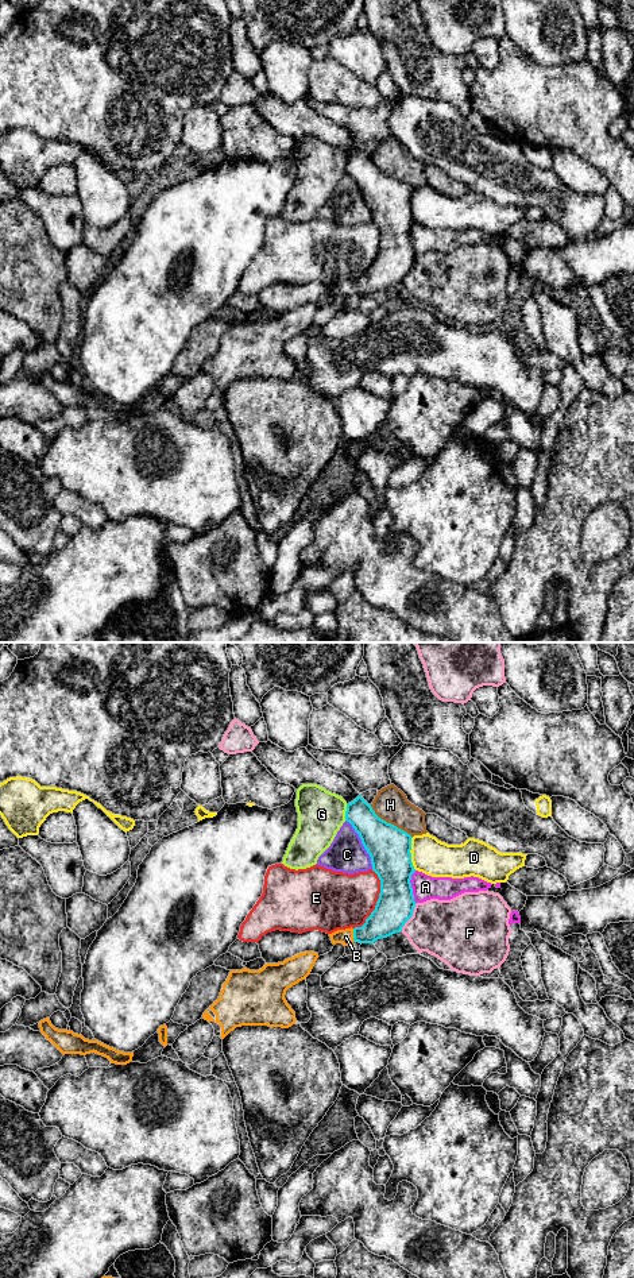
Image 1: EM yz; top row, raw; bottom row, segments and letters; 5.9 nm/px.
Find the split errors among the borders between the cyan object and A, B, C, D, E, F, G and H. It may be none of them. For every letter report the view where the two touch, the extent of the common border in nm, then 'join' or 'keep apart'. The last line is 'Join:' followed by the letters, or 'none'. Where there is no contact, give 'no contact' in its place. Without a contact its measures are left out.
A: yz | 200 nm | keep apart
B: yz | 80 nm | join
C: yz | 340 nm | keep apart
D: yz | 200 nm | keep apart
E: yz | 380 nm | keep apart
F: yz | 190 nm | keep apart
G: yz | 100 nm | keep apart
H: yz | 320 nm | keep apart
Join: B

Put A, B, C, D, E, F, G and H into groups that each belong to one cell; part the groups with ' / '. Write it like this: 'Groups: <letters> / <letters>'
Groups: A / B / C / D / E / F / G / H

